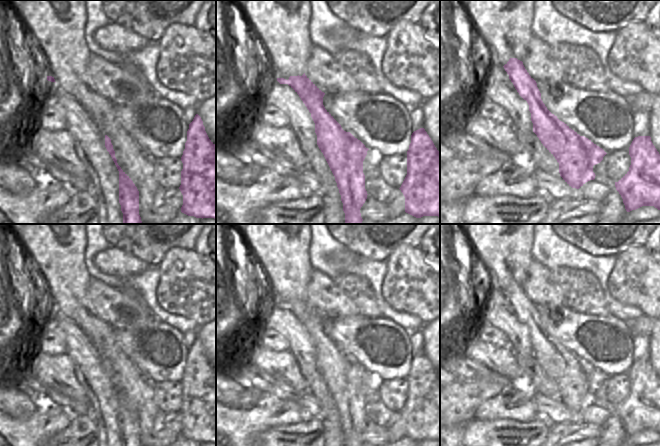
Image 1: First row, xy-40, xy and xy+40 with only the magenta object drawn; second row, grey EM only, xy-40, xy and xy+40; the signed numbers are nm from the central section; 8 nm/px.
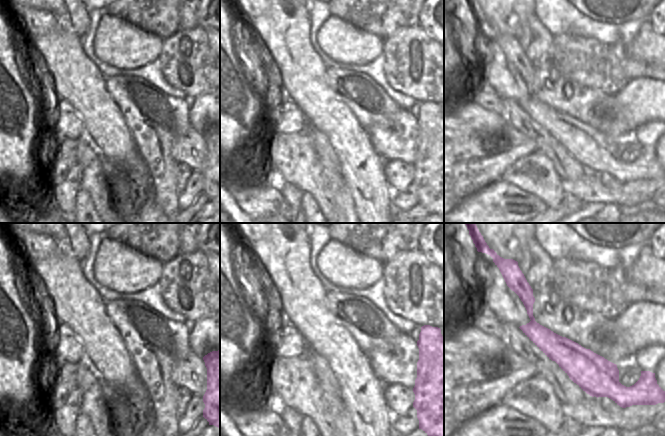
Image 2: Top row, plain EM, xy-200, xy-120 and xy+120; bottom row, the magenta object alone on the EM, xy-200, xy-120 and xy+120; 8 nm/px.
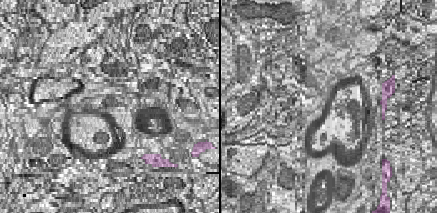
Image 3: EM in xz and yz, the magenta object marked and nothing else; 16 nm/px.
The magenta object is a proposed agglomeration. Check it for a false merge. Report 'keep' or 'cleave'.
cleave

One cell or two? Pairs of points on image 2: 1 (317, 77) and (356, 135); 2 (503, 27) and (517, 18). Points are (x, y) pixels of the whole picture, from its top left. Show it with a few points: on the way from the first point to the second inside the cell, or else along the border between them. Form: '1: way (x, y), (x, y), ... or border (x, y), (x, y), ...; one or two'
1: border (304, 81), (313, 90), (317, 85), (329, 90); two
2: way (506, 26), (514, 19); one

